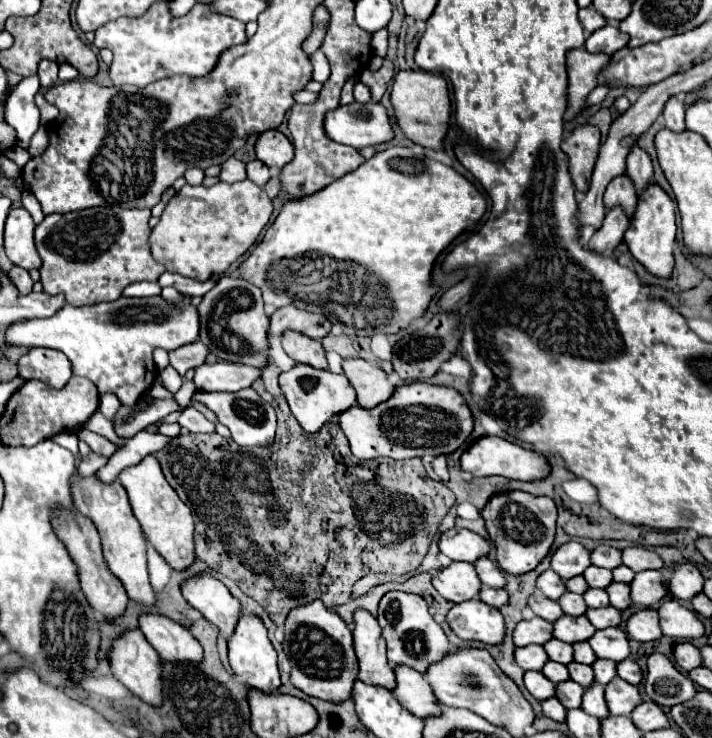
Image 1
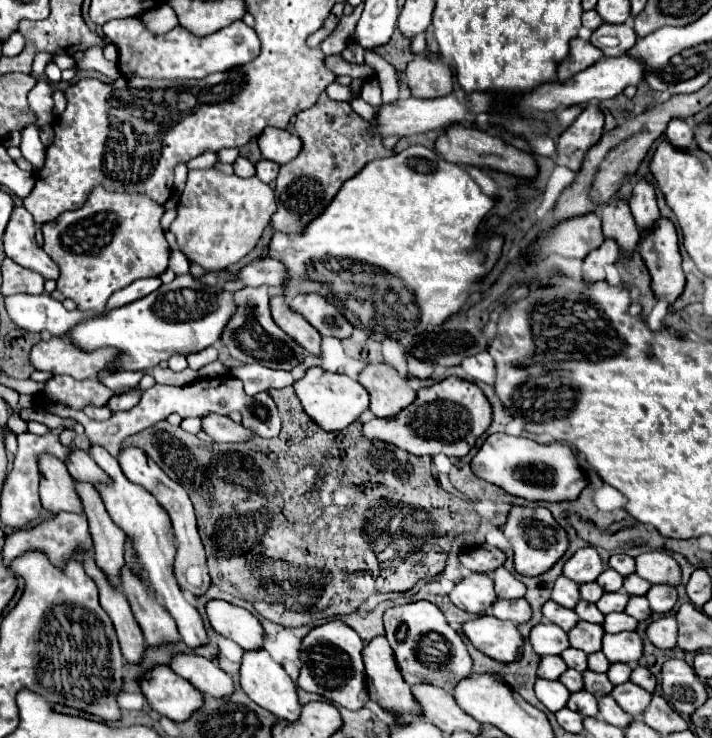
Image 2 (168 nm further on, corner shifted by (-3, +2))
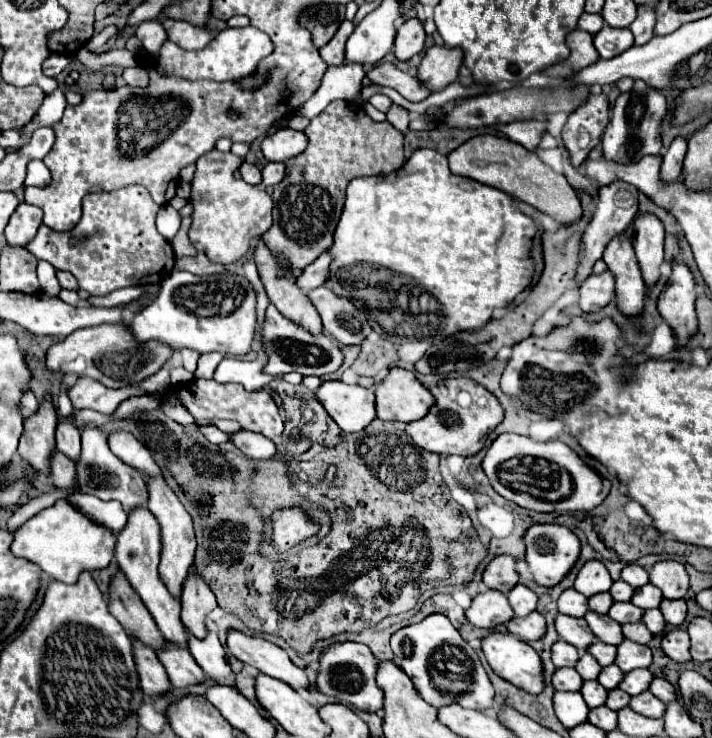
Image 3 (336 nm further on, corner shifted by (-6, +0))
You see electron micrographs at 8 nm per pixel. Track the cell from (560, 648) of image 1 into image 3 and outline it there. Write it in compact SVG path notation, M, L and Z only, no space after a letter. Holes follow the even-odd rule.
M582 654L578 664L576 664L576 672L584 678L584 680L596 680L598 674L600 674L602 666L596 662L596 658L592 654Z

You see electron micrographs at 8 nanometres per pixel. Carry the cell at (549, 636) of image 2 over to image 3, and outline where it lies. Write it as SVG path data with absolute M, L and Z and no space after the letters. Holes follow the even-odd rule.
M558 640L552 648L552 662L556 668L574 668L578 662L580 654L576 648L570 648L564 640Z

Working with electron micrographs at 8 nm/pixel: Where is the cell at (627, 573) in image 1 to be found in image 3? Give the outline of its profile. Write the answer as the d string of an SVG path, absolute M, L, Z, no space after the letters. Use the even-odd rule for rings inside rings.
M646 584L646 588L634 592L632 604L642 610L648 610L648 608L658 608L662 598L664 598L662 592L658 592L658 588L654 588L654 584Z

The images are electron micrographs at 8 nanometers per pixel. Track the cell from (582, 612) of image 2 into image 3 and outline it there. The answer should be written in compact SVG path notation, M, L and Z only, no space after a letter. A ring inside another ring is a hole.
M588 612L586 614L586 622L590 624L594 636L598 640L602 640L604 644L618 646L624 640L622 626L618 622L614 622L614 620L610 620L610 616L598 616L596 612Z

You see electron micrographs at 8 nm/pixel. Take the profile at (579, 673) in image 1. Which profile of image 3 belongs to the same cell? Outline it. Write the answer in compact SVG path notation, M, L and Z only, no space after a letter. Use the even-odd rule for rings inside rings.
M616 688L614 692L608 692L608 700L606 700L606 706L610 710L622 710L630 704L630 696L626 696L626 692L622 692L620 688Z

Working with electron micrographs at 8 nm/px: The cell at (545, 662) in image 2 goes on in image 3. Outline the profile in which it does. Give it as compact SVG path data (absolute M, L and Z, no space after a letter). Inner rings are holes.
M562 668L556 670L552 676L552 684L556 690L566 690L566 692L580 692L584 680L578 676L574 668Z

